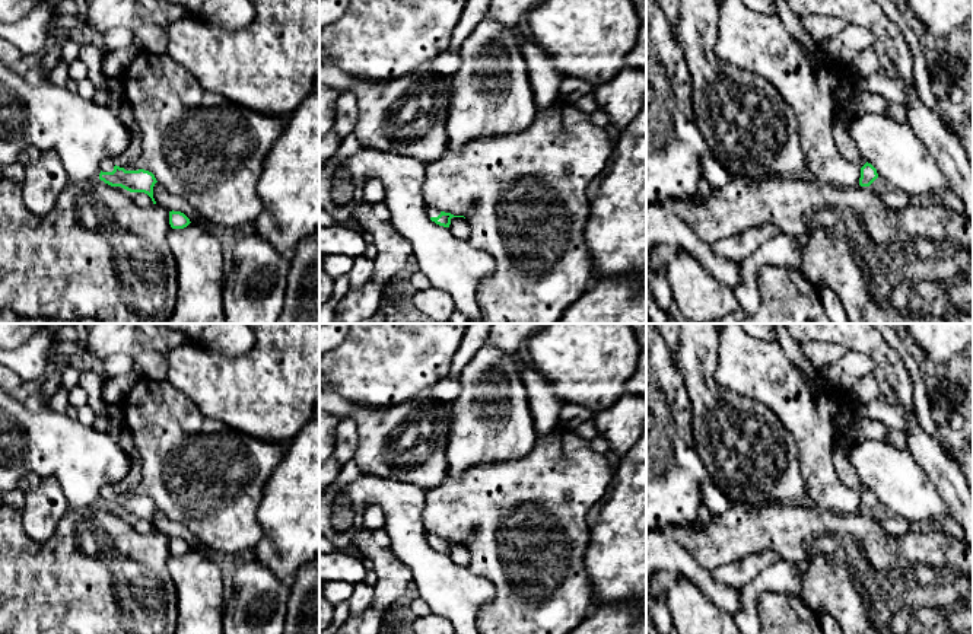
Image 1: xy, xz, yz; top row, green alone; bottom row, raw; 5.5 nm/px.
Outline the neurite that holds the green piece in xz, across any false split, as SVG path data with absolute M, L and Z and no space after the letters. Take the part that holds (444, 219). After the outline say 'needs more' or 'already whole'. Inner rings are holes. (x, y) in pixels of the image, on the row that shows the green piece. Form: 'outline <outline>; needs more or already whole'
outline M426 206L426 213L432 222L435 222L436 224L443 226L443 227L449 227L452 217L464 217L464 216L454 216L451 213L441 211L430 206Z; needs more

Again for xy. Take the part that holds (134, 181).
outline M106 157L99 165L101 173L99 179L111 187L121 187L130 192L144 192L147 194L153 204L153 187L158 182L155 175L149 171L125 171L117 165L117 157Z; needs more

